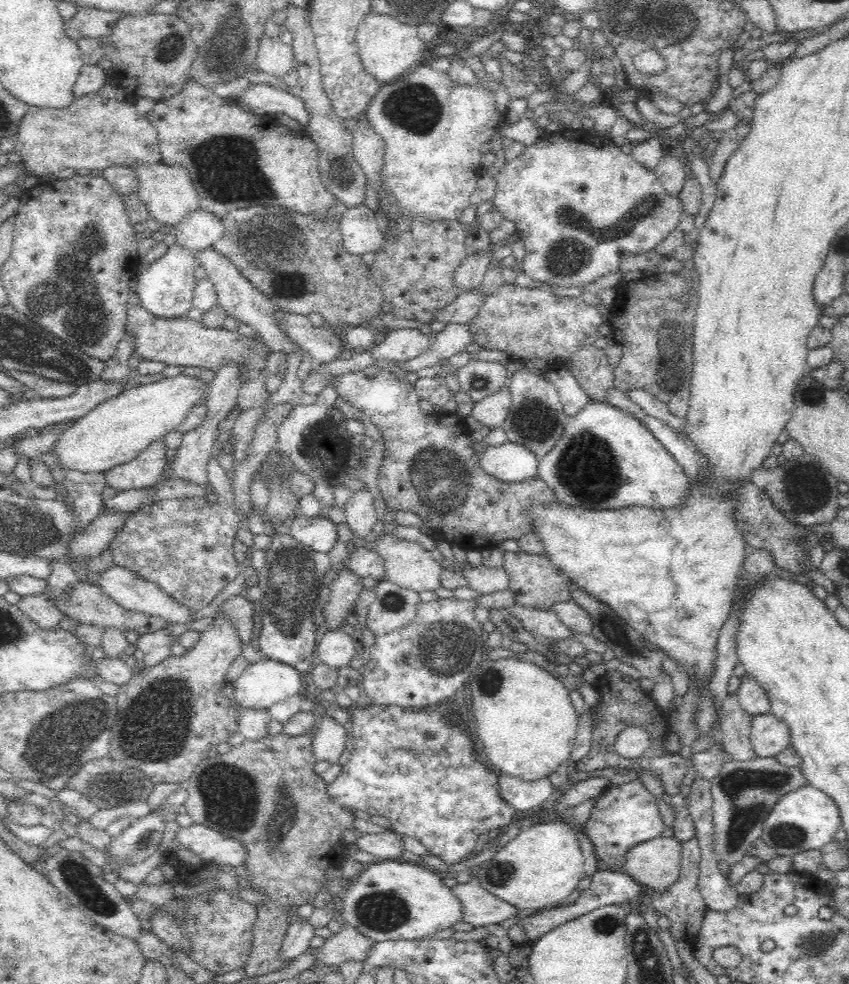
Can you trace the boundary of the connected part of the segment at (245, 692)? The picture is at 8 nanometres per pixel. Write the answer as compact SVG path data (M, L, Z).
M262 657L258 662L248 665L239 678L233 683L234 701L242 709L270 709L274 704L287 700L294 695L310 695L307 678L295 668Z

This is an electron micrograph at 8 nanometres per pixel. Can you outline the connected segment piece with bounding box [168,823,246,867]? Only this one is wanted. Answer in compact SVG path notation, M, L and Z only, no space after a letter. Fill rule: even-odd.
M200 824L180 828L174 838L168 840L168 850L175 851L177 846L192 850L208 863L233 867L243 866L246 862L246 847L242 842Z

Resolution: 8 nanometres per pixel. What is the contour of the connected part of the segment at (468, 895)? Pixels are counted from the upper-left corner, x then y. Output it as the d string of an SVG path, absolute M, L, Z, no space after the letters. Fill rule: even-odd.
M475 877L465 884L457 883L451 891L462 904L463 921L476 928L499 924L508 918L527 914L484 890Z

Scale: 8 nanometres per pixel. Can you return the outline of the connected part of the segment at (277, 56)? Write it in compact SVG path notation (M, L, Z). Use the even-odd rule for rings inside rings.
M262 36L255 58L255 69L282 79L286 72L295 66L293 47L284 43L280 37Z

